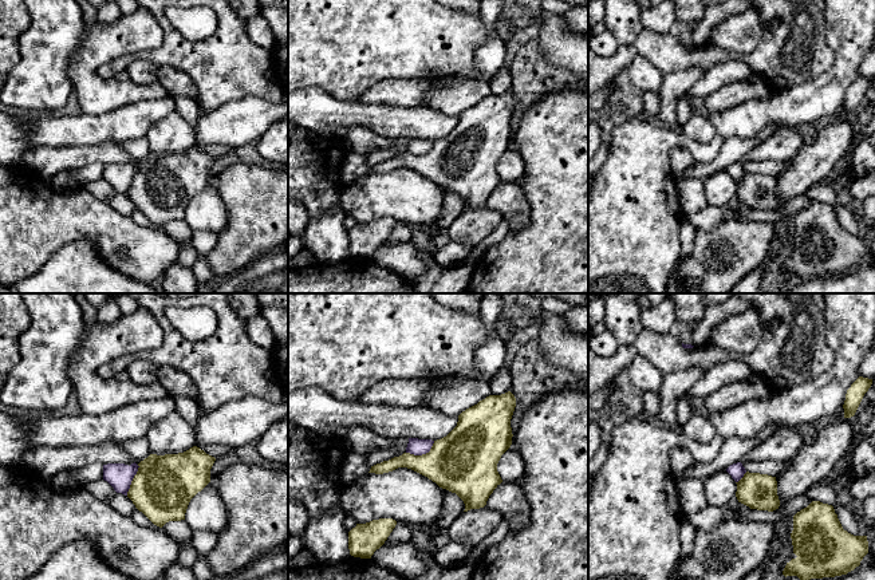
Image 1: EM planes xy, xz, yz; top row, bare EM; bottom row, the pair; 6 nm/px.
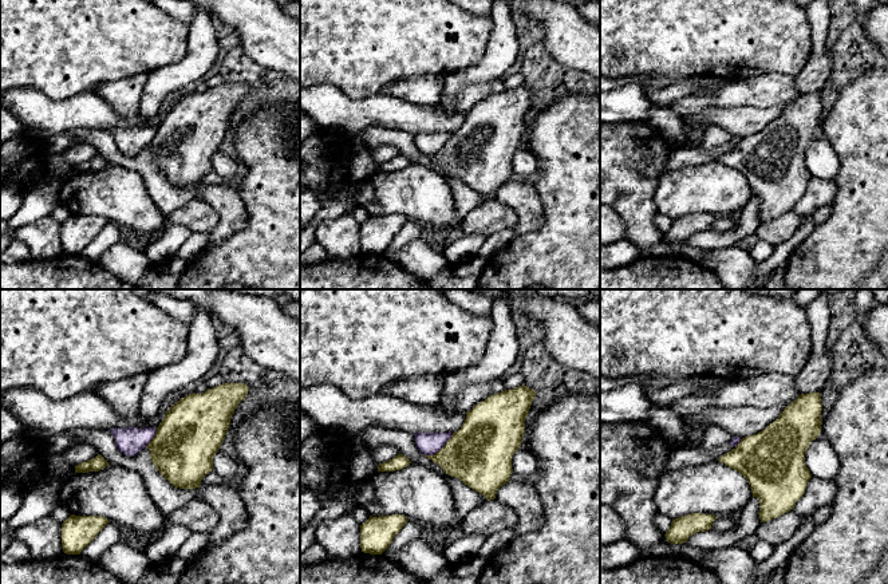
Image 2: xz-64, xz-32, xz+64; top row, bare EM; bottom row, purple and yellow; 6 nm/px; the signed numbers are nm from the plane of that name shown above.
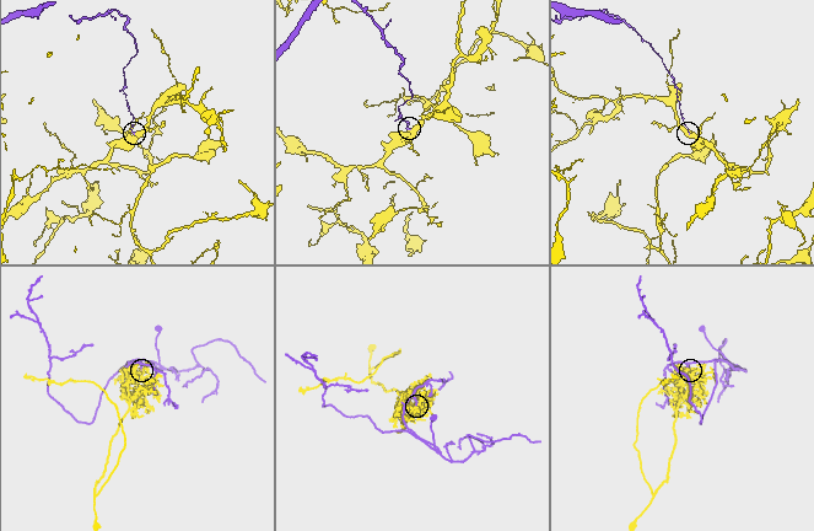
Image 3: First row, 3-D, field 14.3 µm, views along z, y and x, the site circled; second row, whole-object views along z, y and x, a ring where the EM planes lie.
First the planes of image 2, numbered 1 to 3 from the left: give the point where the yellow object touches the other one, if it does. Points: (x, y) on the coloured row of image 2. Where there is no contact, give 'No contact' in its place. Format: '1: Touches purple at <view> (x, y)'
1: Touches purple at xz-64 (153, 437)
2: Touches purple at xz-32 (439, 449)
3: Touches purple at xz+64 (740, 441)

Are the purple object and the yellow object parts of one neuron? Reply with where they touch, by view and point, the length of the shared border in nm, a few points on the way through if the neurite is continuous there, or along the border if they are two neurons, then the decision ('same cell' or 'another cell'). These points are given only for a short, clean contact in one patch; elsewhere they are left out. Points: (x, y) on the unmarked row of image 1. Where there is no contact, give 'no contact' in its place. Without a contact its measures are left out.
xz (422, 153) | 190 nm | along xz (434, 141), (425, 153), (406, 153) | another cell

